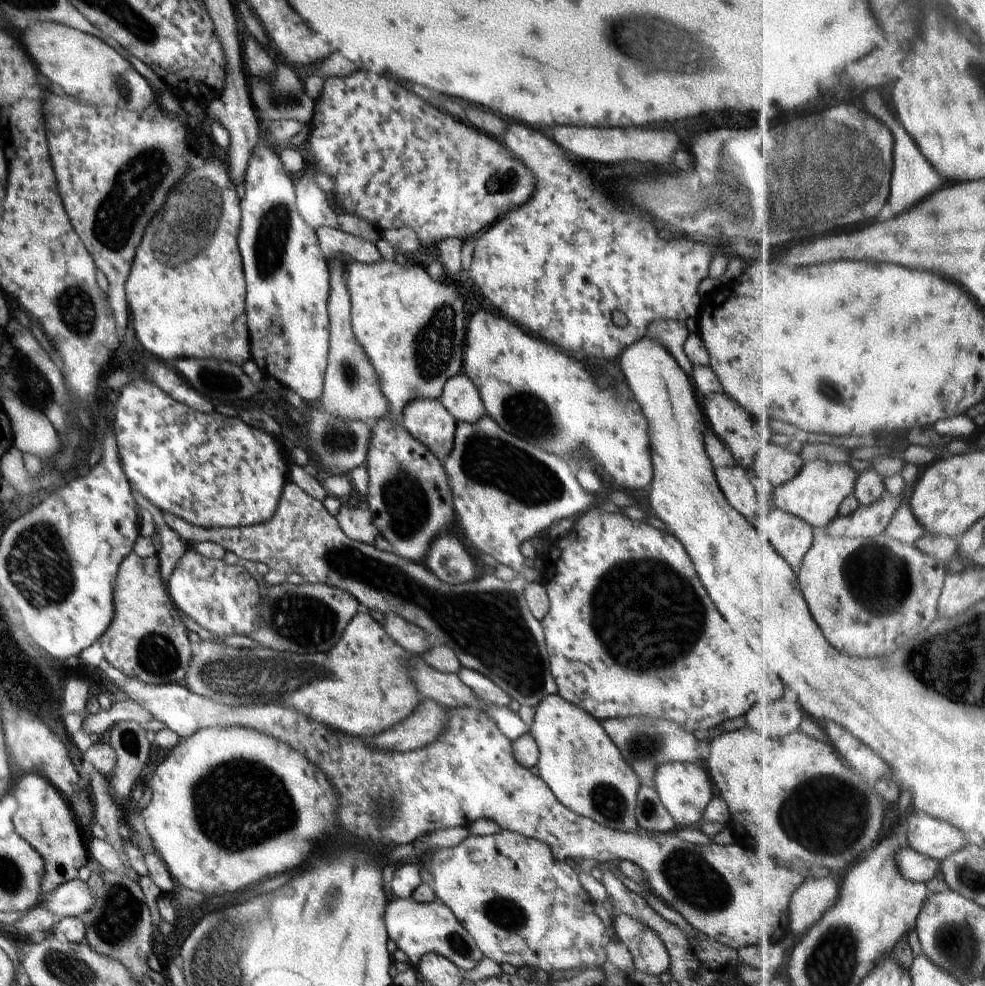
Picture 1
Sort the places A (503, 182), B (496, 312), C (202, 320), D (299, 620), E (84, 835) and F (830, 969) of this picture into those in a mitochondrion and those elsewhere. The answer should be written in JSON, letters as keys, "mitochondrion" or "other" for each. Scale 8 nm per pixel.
{"A":"mitochondrion","B":"other","C":"other","D":"mitochondrion","E":"other","F":"mitochondrion"}

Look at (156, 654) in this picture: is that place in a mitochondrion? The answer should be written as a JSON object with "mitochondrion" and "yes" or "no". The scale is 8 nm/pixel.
{"mitochondrion":"yes"}

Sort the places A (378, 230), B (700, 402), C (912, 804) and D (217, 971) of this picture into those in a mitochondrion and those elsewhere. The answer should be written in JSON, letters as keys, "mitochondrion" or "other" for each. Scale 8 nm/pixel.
{"A":"other","B":"other","C":"other","D":"mitochondrion"}

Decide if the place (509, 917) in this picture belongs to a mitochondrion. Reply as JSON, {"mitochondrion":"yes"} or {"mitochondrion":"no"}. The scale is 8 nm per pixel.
{"mitochondrion":"yes"}

